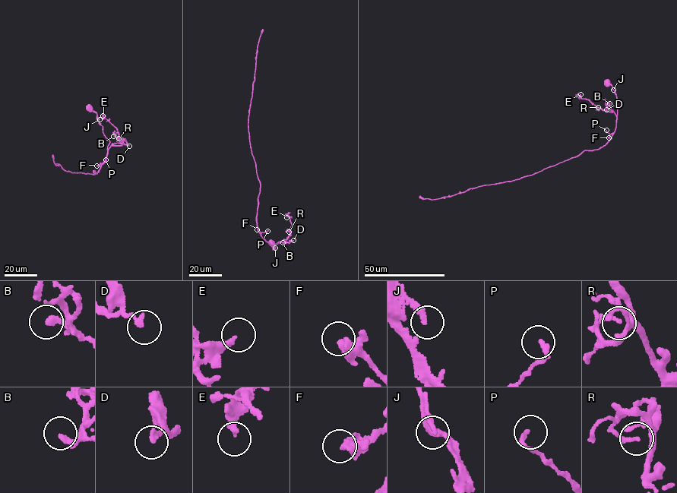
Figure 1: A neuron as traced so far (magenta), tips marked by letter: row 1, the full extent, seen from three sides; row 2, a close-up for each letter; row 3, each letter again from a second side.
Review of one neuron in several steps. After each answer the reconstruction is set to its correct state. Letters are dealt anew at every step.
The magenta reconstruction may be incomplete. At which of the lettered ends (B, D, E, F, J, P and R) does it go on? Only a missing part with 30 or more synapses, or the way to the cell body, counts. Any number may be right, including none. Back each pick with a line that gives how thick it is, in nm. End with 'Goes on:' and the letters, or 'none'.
Goes on: none

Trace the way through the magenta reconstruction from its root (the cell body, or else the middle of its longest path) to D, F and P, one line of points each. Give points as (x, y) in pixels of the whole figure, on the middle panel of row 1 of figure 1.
D: (271, 242), (274, 250), (271, 244), (293, 240)
F: (271, 242), (274, 250), (257, 229)
P: (271, 242), (274, 250), (260, 235), (262, 232), (267, 231)

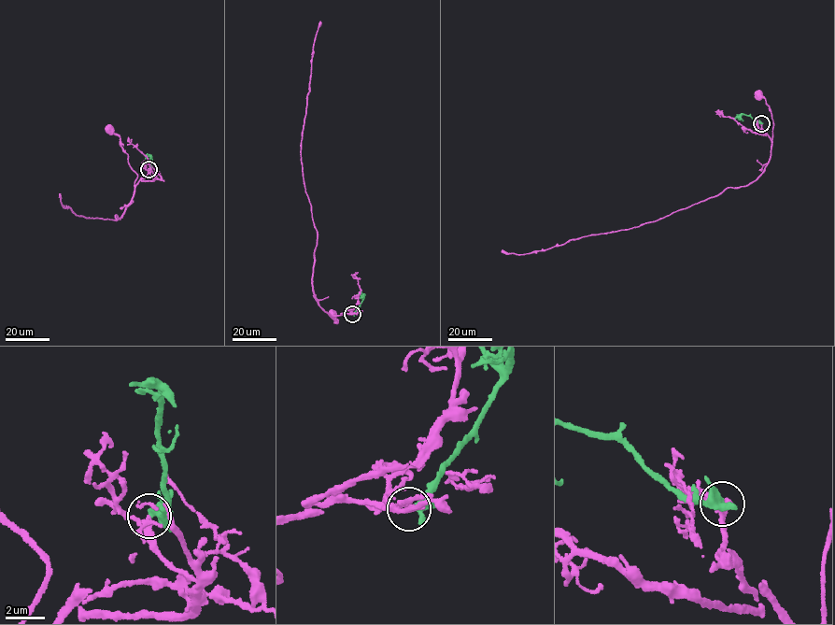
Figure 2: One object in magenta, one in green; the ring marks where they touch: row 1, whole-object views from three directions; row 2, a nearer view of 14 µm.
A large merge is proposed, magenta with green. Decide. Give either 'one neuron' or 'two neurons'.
two neurons

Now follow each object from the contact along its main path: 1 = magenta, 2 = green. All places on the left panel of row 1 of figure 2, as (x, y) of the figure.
1: (148, 170), (151, 177), (140, 178), (134, 185), (137, 174), (129, 165), (120, 137), (108, 128)
2: (148, 170), (150, 156), (147, 154), (148, 157)

